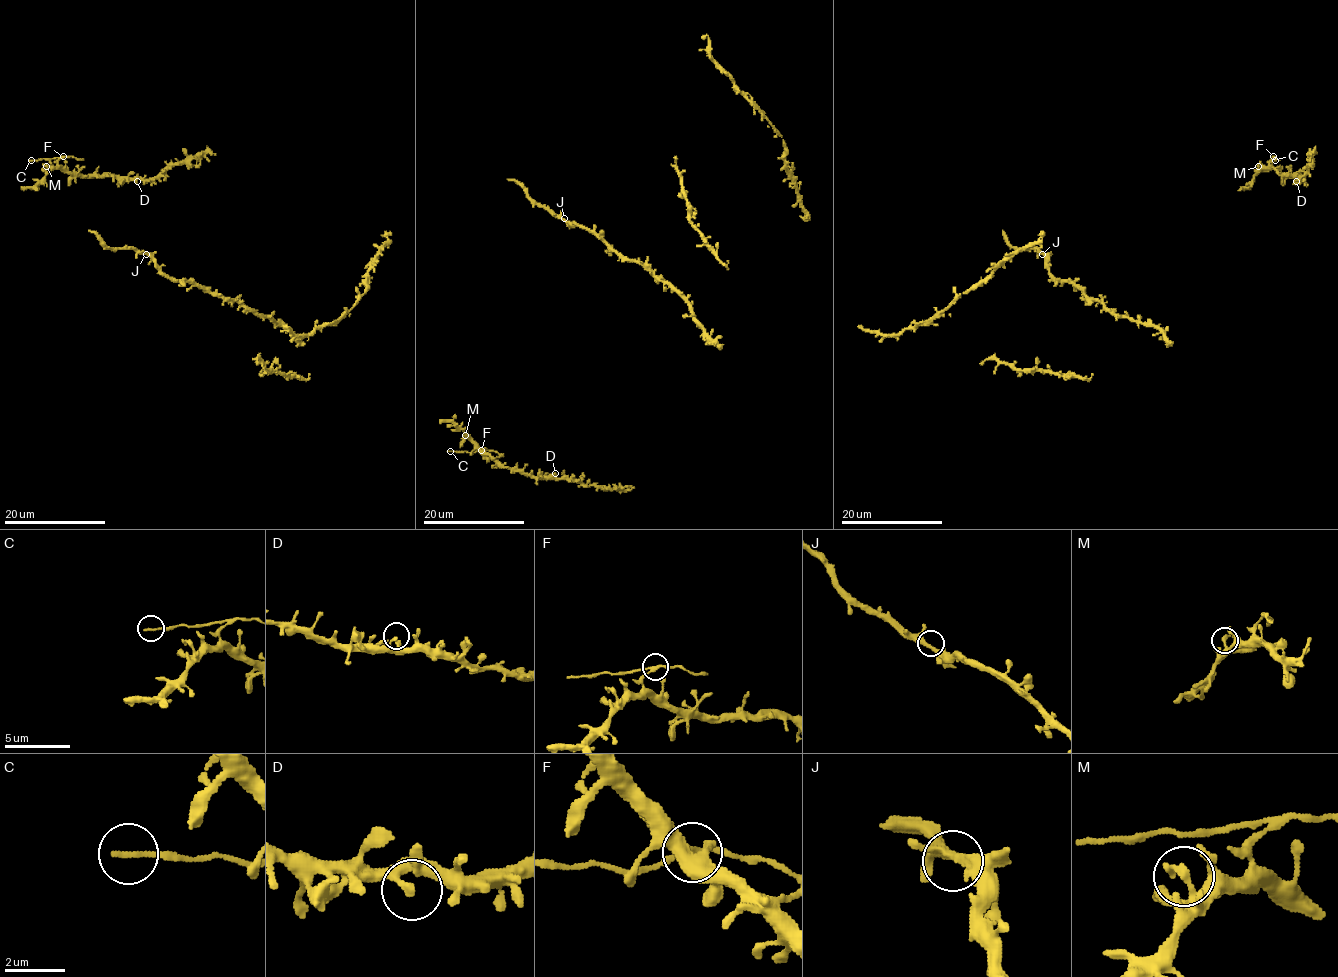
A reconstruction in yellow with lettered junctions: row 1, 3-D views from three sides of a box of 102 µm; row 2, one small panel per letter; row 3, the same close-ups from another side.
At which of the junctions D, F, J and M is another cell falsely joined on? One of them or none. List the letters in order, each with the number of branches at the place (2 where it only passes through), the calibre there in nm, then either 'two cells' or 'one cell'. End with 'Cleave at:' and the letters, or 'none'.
D: branches 1; calibre 240 nm; one cell
F: branches 3; calibre 170 nm; two cells
J: branches 2; calibre 320 nm; one cell
M: branches 3; calibre 220 nm; one cell
Cleave at: F

